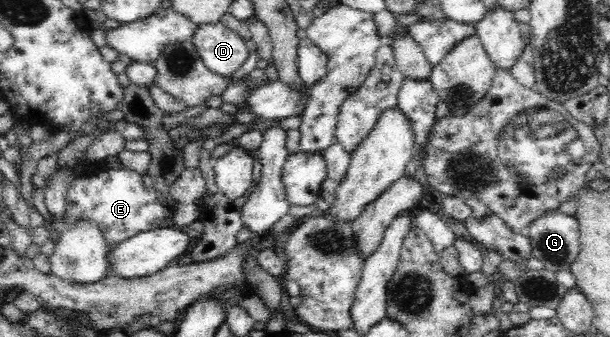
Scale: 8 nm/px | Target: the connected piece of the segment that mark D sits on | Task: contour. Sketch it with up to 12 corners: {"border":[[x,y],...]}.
{"border":[[221,21],[191,39],[207,68],[233,74],[249,56],[245,40]]}

